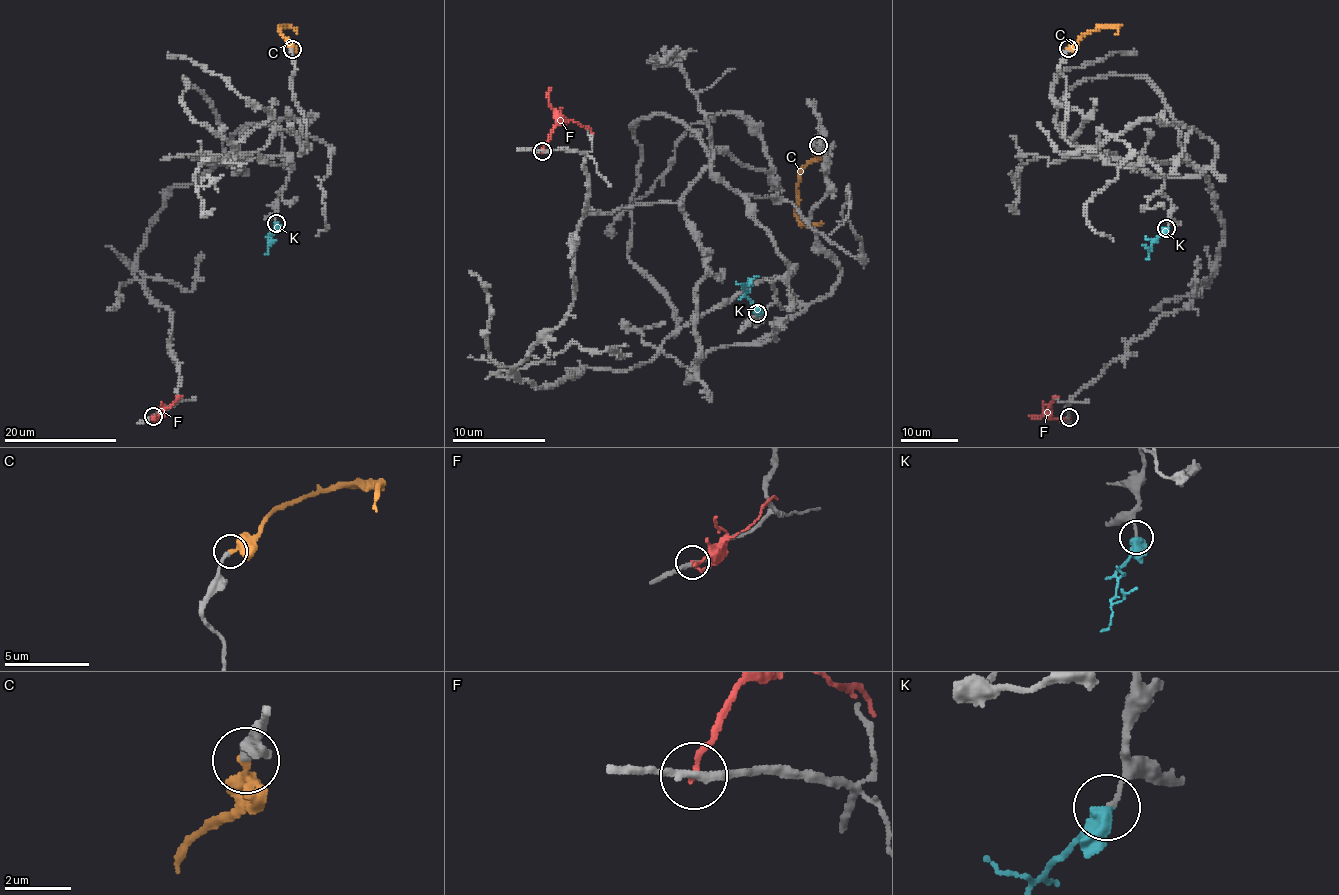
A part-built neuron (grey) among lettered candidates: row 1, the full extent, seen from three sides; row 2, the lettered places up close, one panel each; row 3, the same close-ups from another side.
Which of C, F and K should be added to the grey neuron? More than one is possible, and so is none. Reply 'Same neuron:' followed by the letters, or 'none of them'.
Same neuron: C

